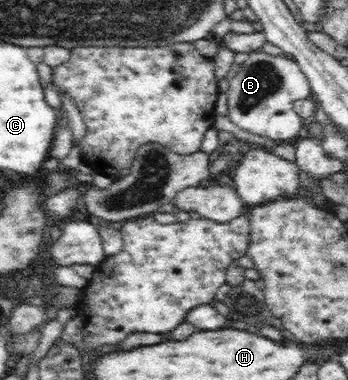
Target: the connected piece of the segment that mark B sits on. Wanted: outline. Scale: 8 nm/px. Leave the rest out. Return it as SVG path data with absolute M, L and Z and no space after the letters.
M260 50L249 53L248 59L233 69L223 88L227 92L230 119L232 123L243 130L274 141L301 137L305 123L294 111L293 103L301 99L311 98L311 85L297 61L293 58L287 58L287 54L282 52L278 55L271 55Z

